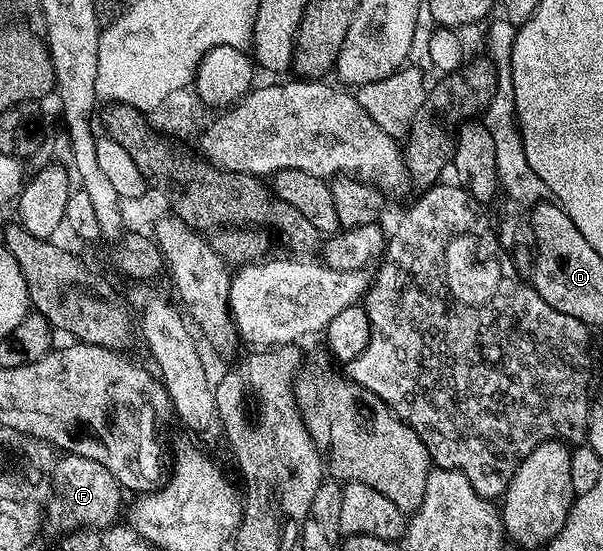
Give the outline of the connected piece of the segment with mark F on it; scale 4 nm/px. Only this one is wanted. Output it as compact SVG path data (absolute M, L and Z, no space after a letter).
M64 454L52 471L52 494L45 508L45 521L55 531L70 533L82 527L105 529L112 526L121 507L123 490L109 469L80 455Z

